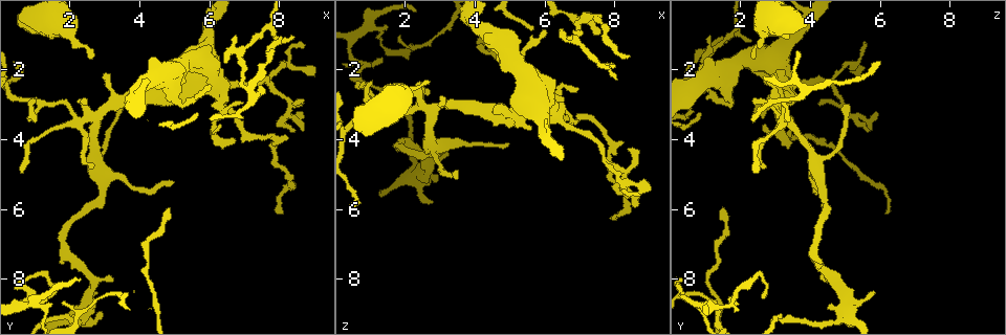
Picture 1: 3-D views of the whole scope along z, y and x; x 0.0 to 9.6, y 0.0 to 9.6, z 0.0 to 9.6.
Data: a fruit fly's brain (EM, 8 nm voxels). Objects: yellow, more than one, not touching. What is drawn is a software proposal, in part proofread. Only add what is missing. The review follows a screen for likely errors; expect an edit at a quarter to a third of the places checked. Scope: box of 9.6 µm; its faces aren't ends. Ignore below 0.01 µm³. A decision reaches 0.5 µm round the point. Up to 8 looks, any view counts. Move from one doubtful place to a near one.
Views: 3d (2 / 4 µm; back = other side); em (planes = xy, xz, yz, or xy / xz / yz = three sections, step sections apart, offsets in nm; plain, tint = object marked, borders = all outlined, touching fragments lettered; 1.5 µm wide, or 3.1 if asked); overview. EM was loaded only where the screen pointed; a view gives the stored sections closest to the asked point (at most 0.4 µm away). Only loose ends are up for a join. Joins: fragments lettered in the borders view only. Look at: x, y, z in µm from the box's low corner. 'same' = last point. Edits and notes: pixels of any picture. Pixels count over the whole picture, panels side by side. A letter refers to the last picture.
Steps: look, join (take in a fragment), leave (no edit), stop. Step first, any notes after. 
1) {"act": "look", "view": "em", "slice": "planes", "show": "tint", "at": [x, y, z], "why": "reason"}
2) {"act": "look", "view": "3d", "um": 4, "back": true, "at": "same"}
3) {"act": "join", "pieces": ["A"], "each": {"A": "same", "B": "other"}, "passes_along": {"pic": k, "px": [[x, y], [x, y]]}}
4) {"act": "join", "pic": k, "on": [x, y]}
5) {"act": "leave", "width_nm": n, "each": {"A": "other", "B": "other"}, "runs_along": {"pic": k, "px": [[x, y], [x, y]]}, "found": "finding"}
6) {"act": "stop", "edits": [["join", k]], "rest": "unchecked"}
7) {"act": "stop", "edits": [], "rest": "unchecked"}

{"act": "look", "view": "em", "slice": "xz", "step": 8, "show": "borders", "at": [2.60, 1.65, 2.30], "why": "thin end"}

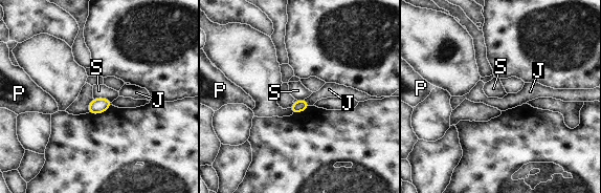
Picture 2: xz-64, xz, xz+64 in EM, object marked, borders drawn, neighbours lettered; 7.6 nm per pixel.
{"act": "look", "view": "em", "slice": "planes", "show": "borders", "at": "same"}

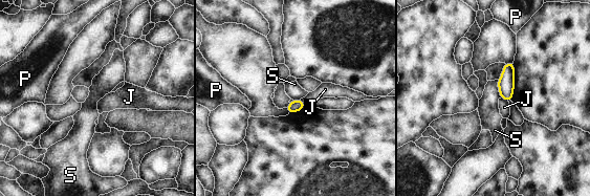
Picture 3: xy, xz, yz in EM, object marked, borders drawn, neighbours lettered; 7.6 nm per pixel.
{"act": "leave", "each": {"J": "other", "P": "other", "S": "other"}, "border": {"pic": 3, "px": [[497, 80], [500, 98]]}, "found": "no lettered fragment goes on from it"}

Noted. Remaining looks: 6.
{"act": "look", "view": "3d", "um": 4, "at": [0.60, 5.00, 2.50], "why": "branch stops here"}

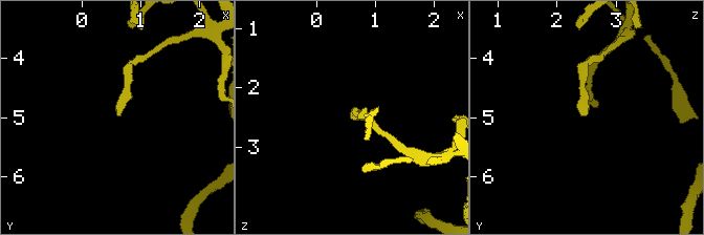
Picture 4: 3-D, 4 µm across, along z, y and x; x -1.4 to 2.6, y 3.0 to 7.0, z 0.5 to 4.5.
{"act": "look", "view": "em", "slice": "xz", "step": 8, "show": "tint", "at": [0.65, 5.00, 2.50], "why": "need the tissue"}

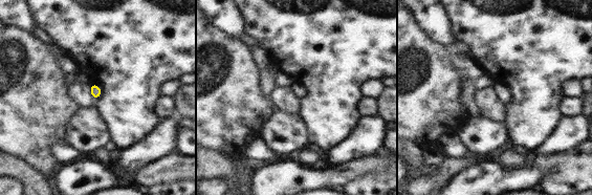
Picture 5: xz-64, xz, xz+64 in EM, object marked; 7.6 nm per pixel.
{"act": "look", "view": "em", "slice": "planes", "show": "borders", "at": "same"}

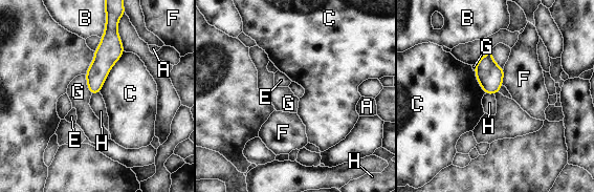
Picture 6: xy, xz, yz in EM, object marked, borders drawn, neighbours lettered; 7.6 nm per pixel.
{"act": "leave", "width_nm": 140, "each": {"A": "other", "B": "other", "C": "other", "E": "other", "F": "other", "G": "other", "H": "other"}, "border": {"pic": 6, "px": [[85, 73], [87, 89], [91, 94]]}, "found": "none of them fits"}

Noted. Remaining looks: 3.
{"act": "look", "view": "3d", "um": 2, "at": [3.45, 3.05, 5.05], "why": "thin end"}

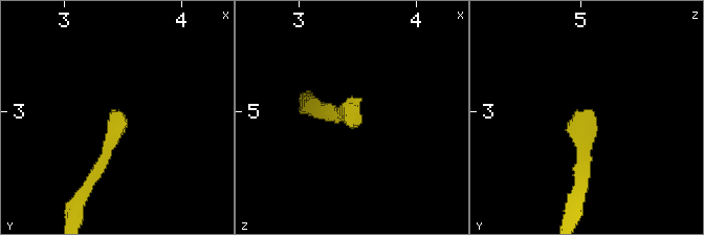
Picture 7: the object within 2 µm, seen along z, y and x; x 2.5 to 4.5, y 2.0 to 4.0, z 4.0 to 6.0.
{"act": "look", "view": "em", "slice": "planes", "show": "borders", "at": [3.44, 3.02, 5.10], "why": "need the tissue"}

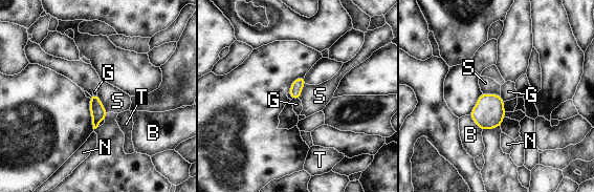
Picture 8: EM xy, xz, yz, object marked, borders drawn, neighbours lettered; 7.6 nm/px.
{"act": "leave", "each": {"B": "other", "G": "other", "N": "other", "S": "other", "T": "other"}, "border": {"pic": 8, "px": [[96, 94], [107, 112]]}, "found": "no lettered fragment goes on from it"}

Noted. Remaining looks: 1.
{"act": "stop", "edits": [], "rest": "unchecked"}

